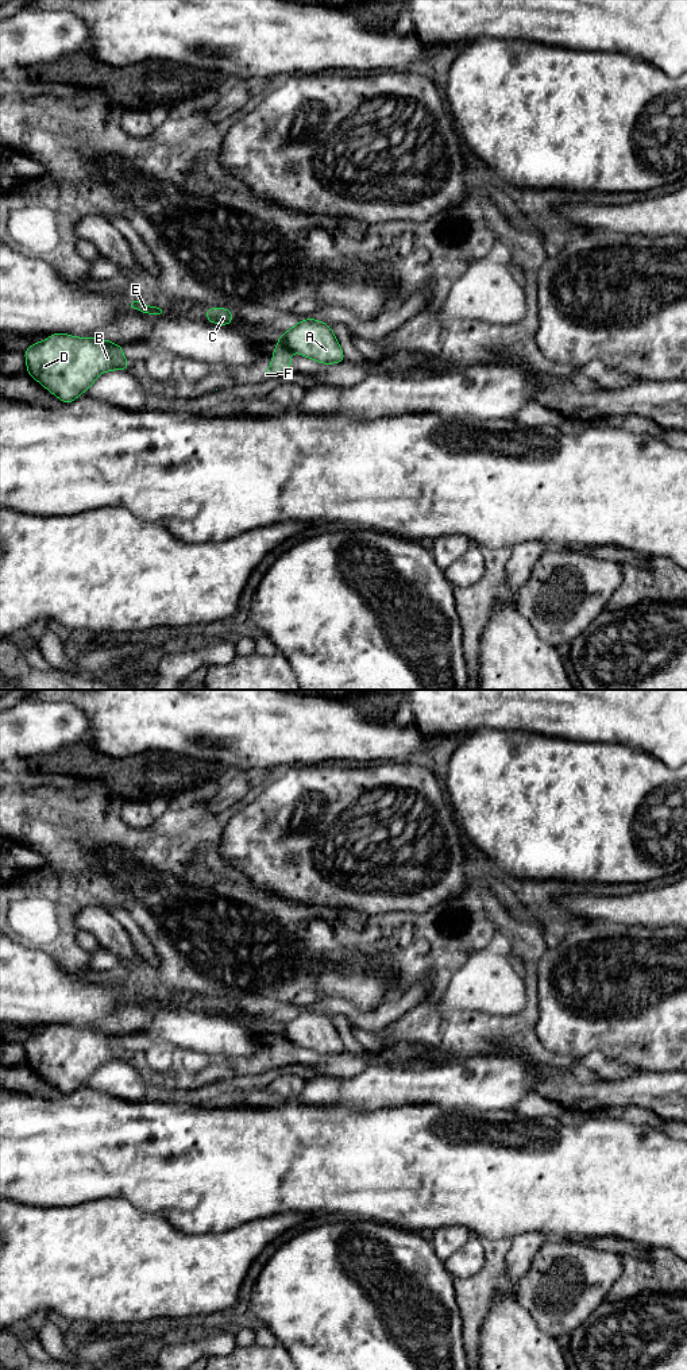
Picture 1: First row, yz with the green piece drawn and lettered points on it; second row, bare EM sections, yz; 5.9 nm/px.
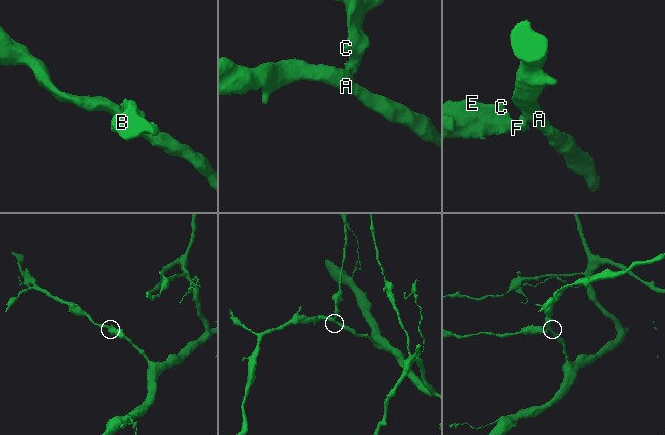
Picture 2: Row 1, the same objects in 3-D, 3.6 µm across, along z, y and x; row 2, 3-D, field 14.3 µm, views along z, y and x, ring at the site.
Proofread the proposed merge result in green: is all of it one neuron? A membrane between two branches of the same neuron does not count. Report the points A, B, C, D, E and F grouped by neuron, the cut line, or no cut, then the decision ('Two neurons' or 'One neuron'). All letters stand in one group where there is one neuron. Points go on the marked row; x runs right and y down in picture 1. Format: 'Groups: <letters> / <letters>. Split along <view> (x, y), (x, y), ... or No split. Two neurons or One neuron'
Groups: A / B C D E F. Split along yz (278, 338), (289, 350). Two neurons

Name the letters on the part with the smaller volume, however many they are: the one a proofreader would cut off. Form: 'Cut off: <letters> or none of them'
Cut off: B, C, D, E, F

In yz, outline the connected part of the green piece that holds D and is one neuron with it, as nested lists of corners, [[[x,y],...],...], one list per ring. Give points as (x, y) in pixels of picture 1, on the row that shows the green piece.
[[[55,332],[47,340],[31,344],[23,352],[27,363],[26,373],[62,402],[70,404],[85,393],[101,373],[111,370],[128,371],[123,348],[104,339],[73,337],[67,333]]]

